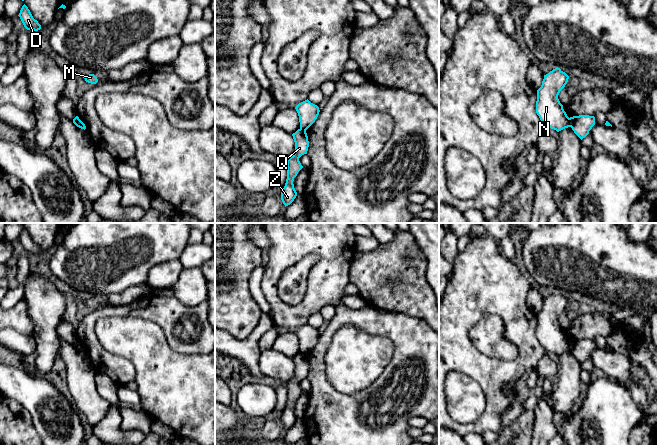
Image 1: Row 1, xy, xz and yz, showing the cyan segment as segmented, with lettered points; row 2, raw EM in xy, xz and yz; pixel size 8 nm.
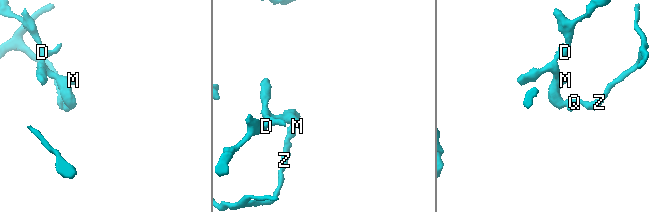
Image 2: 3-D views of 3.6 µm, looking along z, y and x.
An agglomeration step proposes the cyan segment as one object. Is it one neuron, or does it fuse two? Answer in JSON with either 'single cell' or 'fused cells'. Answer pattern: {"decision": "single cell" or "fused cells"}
{"decision": "fused cells"}

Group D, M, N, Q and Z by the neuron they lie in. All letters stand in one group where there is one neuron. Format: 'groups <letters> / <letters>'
groups D M N / Q Z

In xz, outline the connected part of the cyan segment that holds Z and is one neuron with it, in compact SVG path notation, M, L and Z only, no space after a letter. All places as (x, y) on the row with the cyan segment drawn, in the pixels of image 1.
M298 129L292 134L295 142L294 154L286 160L287 162L287 179L284 188L281 192L281 200L286 206L290 205L297 196L297 192L294 188L294 178L297 176L298 172L303 168L299 158L307 154L309 141L306 131Z

